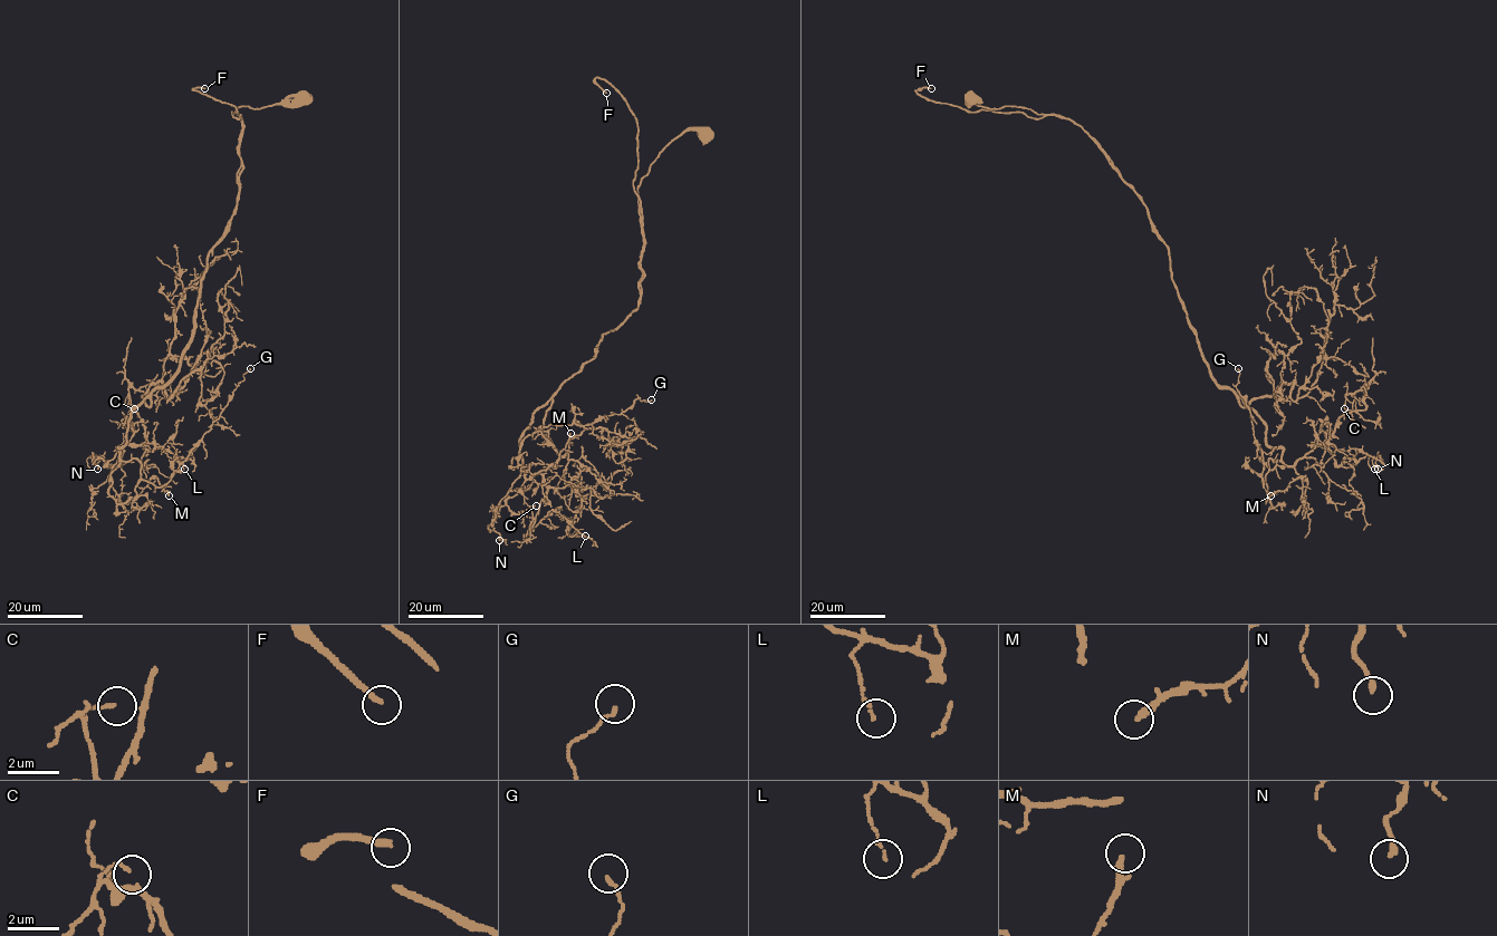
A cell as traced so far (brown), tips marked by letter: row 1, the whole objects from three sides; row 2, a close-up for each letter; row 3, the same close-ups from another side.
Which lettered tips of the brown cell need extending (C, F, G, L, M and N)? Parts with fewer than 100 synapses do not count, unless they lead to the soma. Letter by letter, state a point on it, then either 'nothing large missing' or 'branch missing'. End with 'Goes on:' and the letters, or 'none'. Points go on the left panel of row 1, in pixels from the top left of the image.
C: place (134, 408); nothing large missing
F: place (204, 88); branch missing
G: place (250, 368); nothing large missing
L: place (184, 469); nothing large missing
M: place (169, 495); nothing large missing
N: place (97, 469); nothing large missing
Goes on: F

